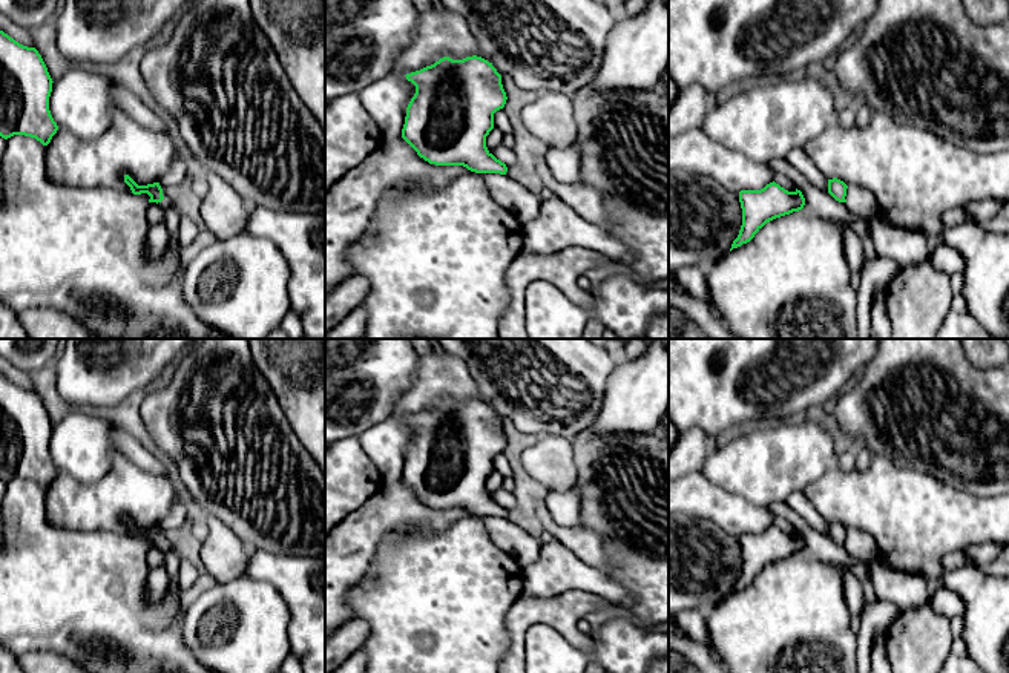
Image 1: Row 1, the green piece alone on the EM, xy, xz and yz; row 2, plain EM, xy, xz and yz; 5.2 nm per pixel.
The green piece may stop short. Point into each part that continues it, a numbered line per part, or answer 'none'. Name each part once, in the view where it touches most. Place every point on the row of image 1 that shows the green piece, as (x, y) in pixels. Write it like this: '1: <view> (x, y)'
none

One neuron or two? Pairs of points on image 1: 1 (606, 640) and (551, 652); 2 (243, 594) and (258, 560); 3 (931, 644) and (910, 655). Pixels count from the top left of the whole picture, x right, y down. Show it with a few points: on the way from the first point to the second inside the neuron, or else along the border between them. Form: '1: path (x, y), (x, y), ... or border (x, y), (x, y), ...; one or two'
1: path (594, 653), (591, 656), (565, 656); one
2: border (244, 572), (255, 580), (267, 581), (281, 597); two
3: path (926, 644), (920, 644), (914, 650); one

